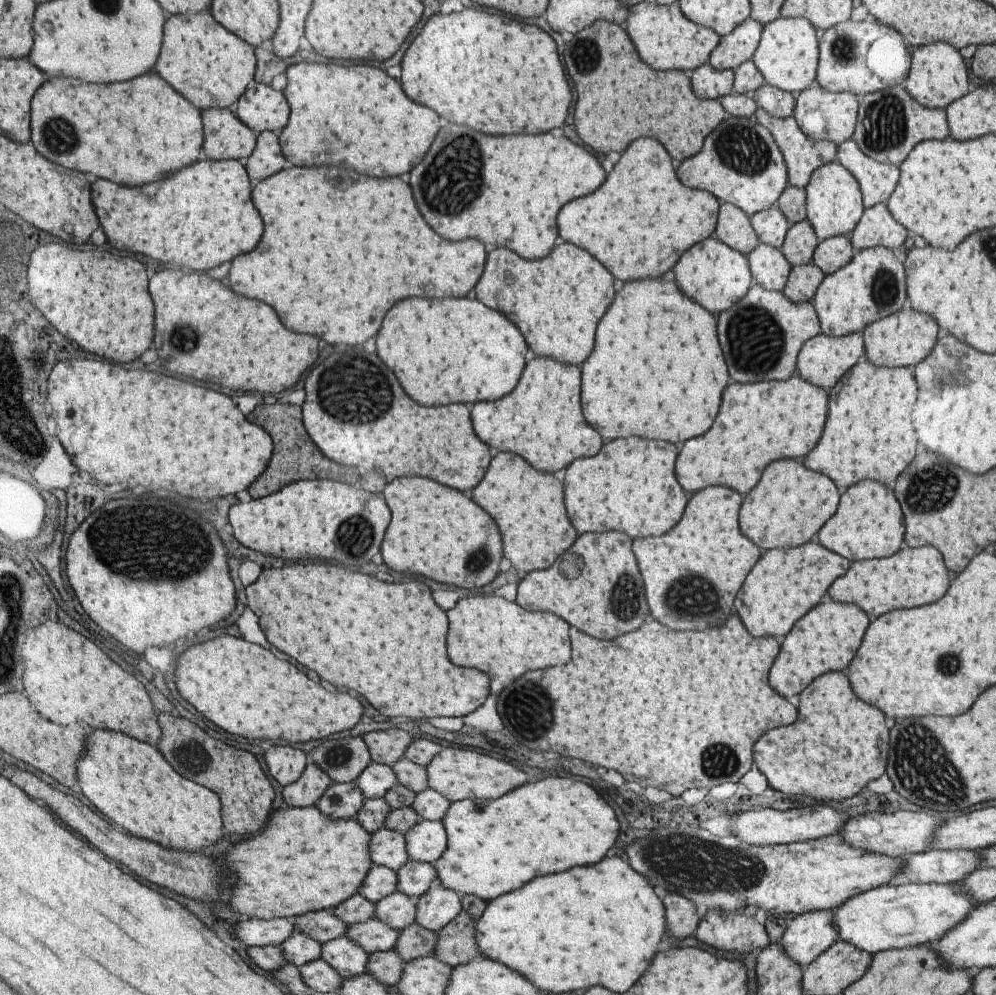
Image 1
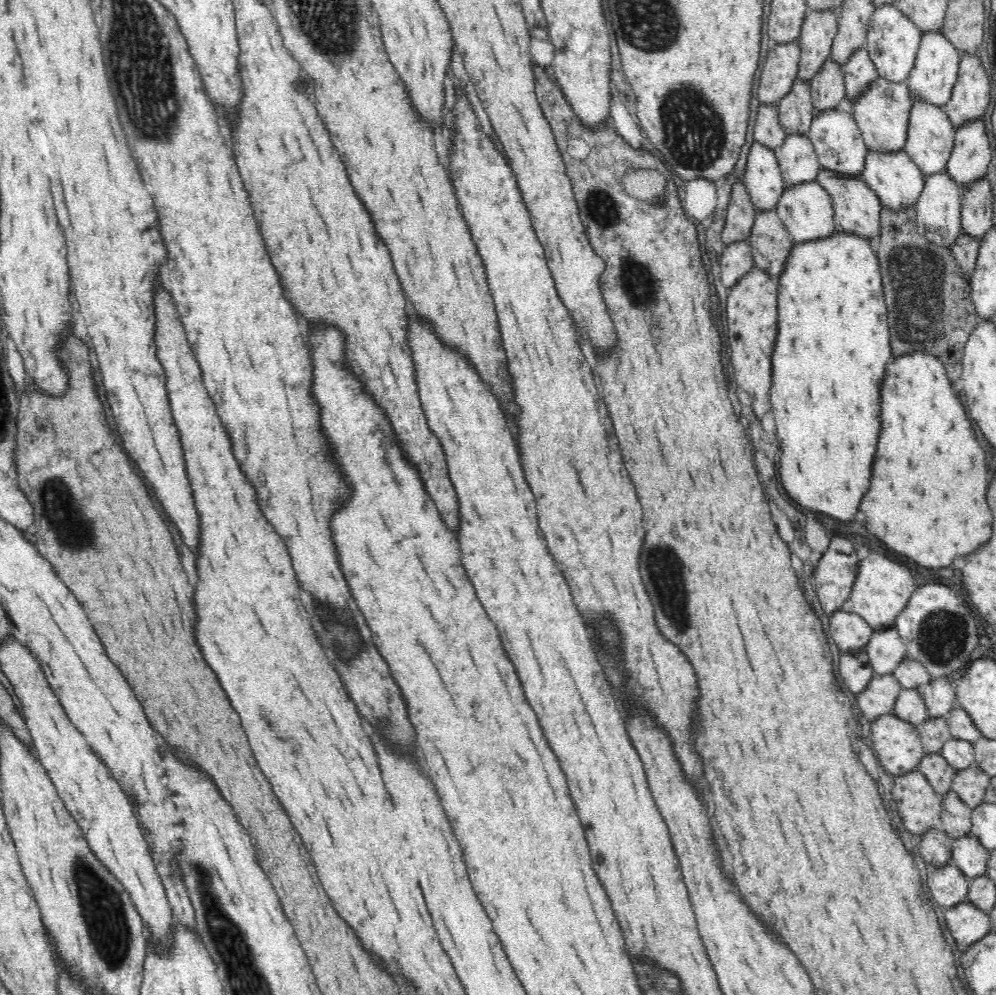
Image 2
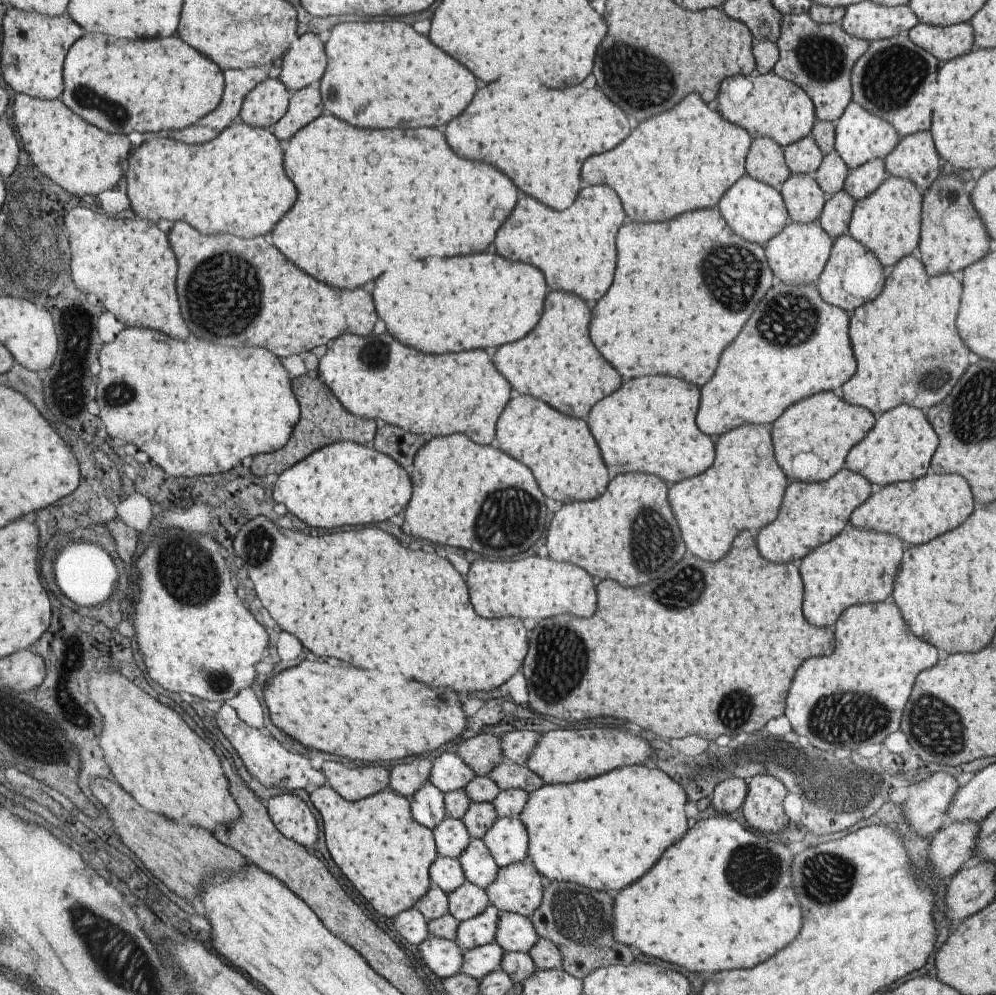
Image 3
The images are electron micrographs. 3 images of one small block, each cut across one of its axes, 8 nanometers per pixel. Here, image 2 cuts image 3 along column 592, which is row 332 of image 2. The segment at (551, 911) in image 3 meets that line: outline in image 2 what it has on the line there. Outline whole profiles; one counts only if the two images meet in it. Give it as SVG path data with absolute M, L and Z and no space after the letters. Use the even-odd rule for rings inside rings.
M914 205L899 210L880 206L881 230L874 249L883 282L892 355L898 358L917 351L934 355L946 366L952 384L958 385L965 344L979 322L971 299L969 278L963 276L950 246L936 246L921 236L917 230Z

